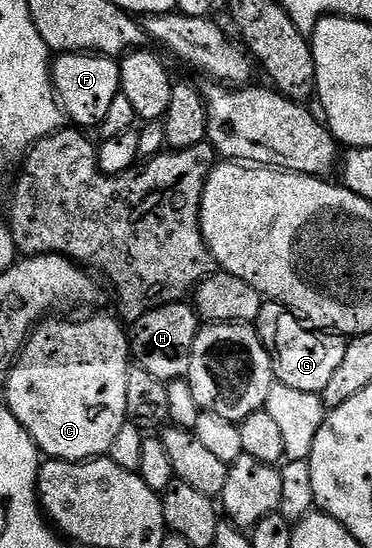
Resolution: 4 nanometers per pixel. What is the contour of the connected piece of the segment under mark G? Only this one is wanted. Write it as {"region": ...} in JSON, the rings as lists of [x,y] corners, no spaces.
{"region":[[[263,301],[258,313],[256,329],[268,356],[274,362],[275,379],[288,388],[300,388],[300,392],[321,395],[322,390],[328,388],[328,380],[332,380],[336,368],[340,368],[341,362],[344,361],[347,339],[343,335],[337,332],[319,332],[317,329],[311,328],[299,315],[280,302]]]}

